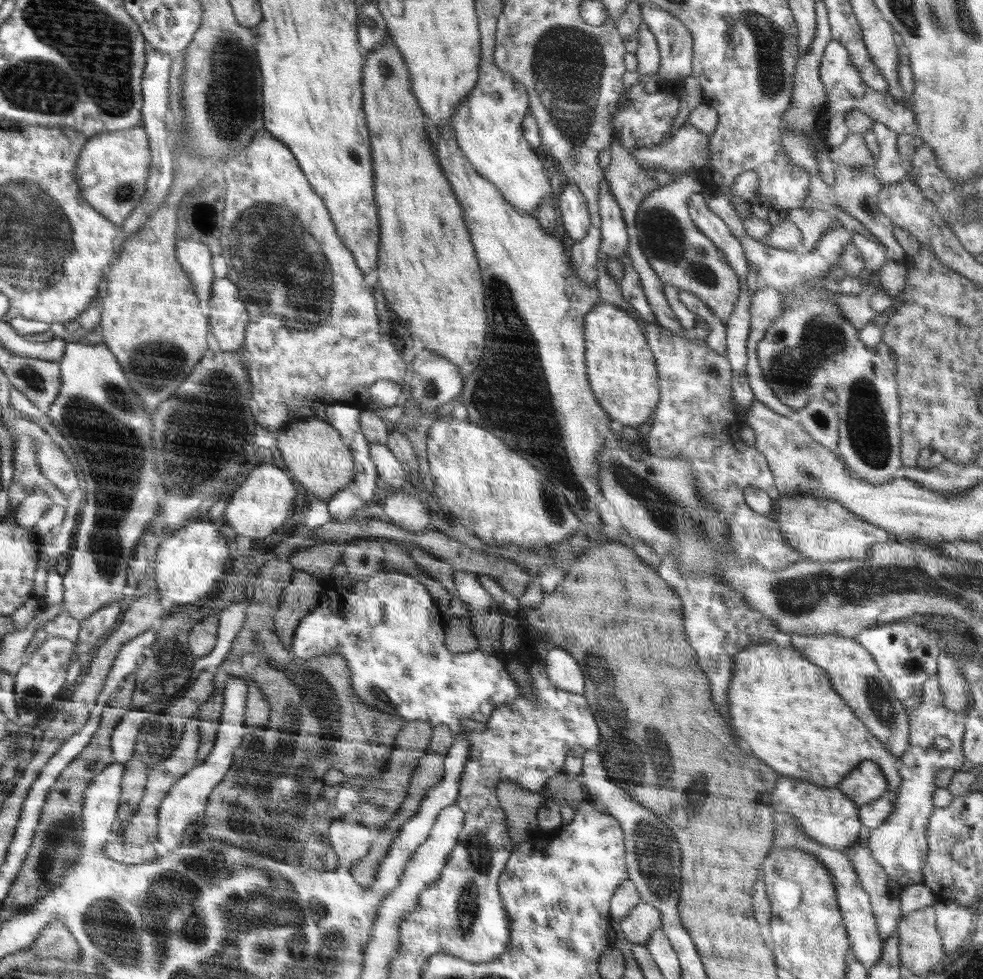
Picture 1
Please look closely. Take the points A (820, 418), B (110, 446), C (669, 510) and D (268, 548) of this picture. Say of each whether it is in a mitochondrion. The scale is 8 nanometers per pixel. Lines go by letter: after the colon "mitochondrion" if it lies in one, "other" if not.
A: mitochondrion
B: mitochondrion
C: mitochondrion
D: other

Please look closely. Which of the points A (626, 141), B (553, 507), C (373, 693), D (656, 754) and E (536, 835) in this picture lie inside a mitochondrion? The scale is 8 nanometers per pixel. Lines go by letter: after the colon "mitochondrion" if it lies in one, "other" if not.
A: other
B: mitochondrion
C: mitochondrion
D: mitochondrion
E: other

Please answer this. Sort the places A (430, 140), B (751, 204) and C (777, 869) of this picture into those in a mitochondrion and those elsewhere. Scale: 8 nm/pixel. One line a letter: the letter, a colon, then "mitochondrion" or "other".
A: other
B: other
C: mitochondrion

